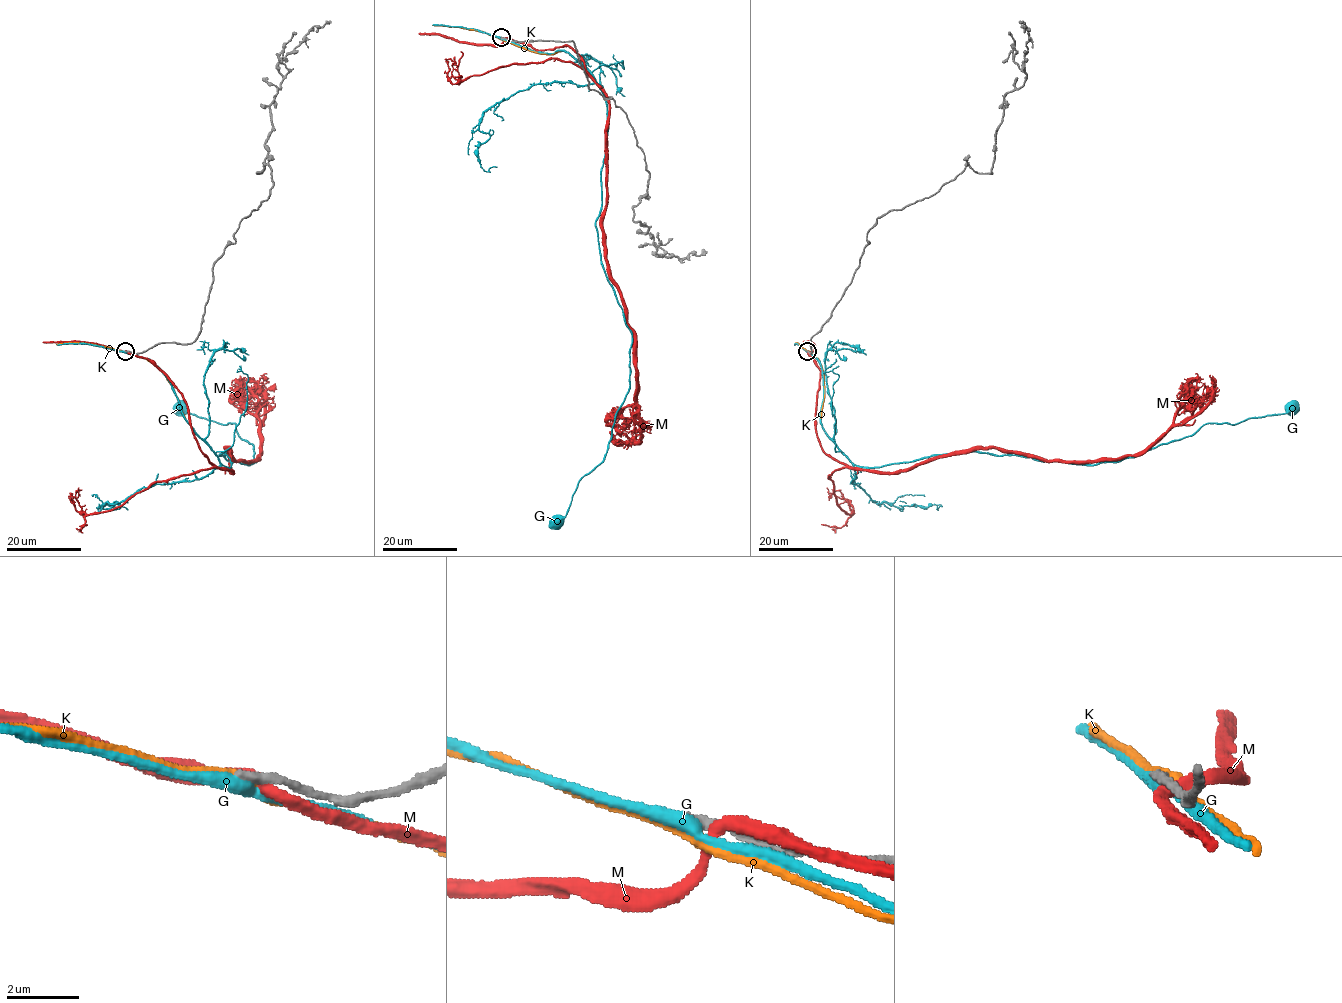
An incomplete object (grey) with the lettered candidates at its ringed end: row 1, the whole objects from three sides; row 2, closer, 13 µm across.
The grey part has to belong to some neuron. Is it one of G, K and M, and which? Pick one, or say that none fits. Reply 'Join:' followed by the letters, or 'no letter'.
Join: no letter

